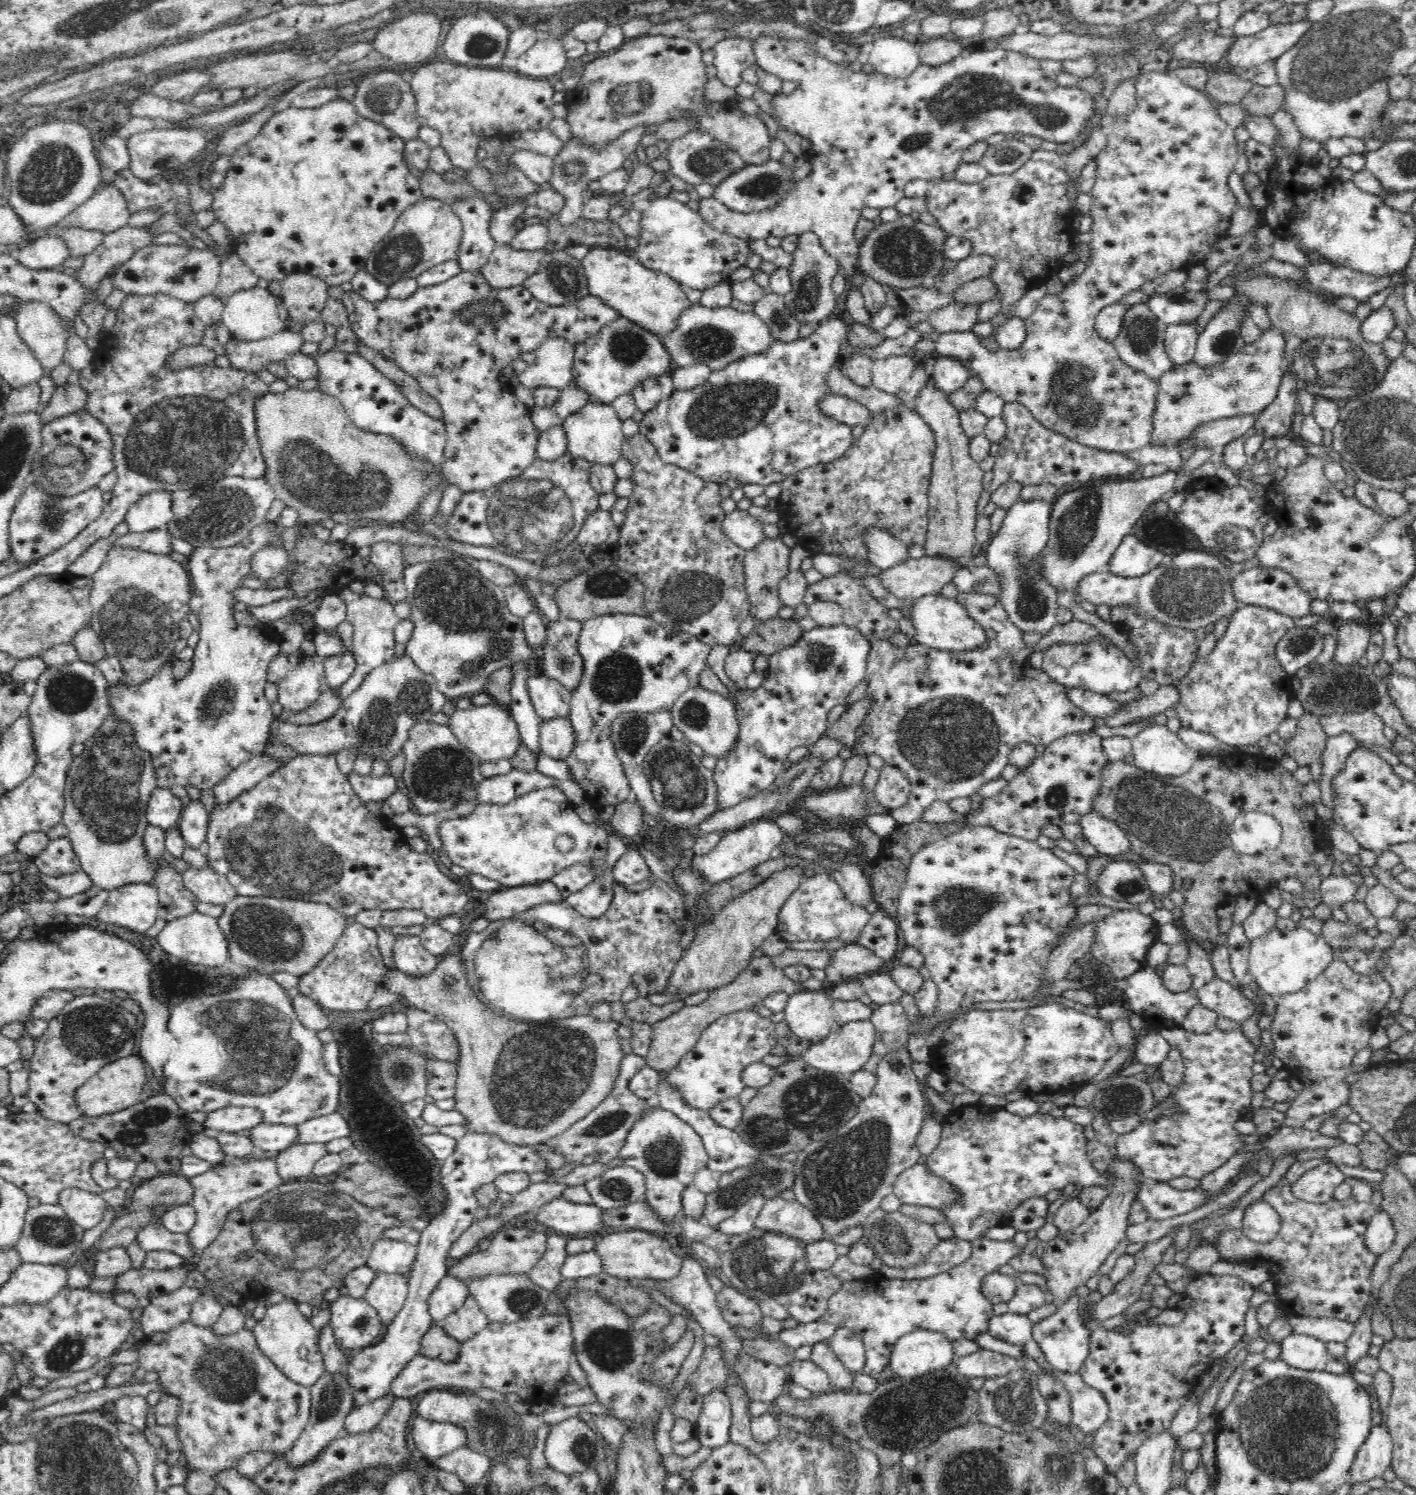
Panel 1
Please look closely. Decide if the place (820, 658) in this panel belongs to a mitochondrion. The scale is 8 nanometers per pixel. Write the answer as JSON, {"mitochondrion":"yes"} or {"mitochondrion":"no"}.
{"mitochondrion":"yes"}

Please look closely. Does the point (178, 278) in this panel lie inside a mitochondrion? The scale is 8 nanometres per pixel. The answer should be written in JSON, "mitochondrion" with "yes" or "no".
{"mitochondrion":"yes"}

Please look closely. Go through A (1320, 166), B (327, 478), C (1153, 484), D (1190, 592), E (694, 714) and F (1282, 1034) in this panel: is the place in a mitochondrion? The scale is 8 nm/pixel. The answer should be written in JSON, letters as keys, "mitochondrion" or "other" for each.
{"A":"other","B":"mitochondrion","C":"other","D":"mitochondrion","E":"mitochondrion","F":"other"}

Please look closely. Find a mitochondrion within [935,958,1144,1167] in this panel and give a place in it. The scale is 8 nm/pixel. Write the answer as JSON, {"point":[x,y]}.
{"point":[1114,1102]}

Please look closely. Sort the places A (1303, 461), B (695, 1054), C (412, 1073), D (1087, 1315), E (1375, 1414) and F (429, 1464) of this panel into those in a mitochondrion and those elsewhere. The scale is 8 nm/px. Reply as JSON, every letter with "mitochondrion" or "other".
{"A":"other","B":"other","C":"mitochondrion","D":"other","E":"other","F":"other"}

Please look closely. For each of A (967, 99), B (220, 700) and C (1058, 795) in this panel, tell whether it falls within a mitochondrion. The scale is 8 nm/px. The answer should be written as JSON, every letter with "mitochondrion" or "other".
{"A":"mitochondrion","B":"mitochondrion","C":"mitochondrion"}

